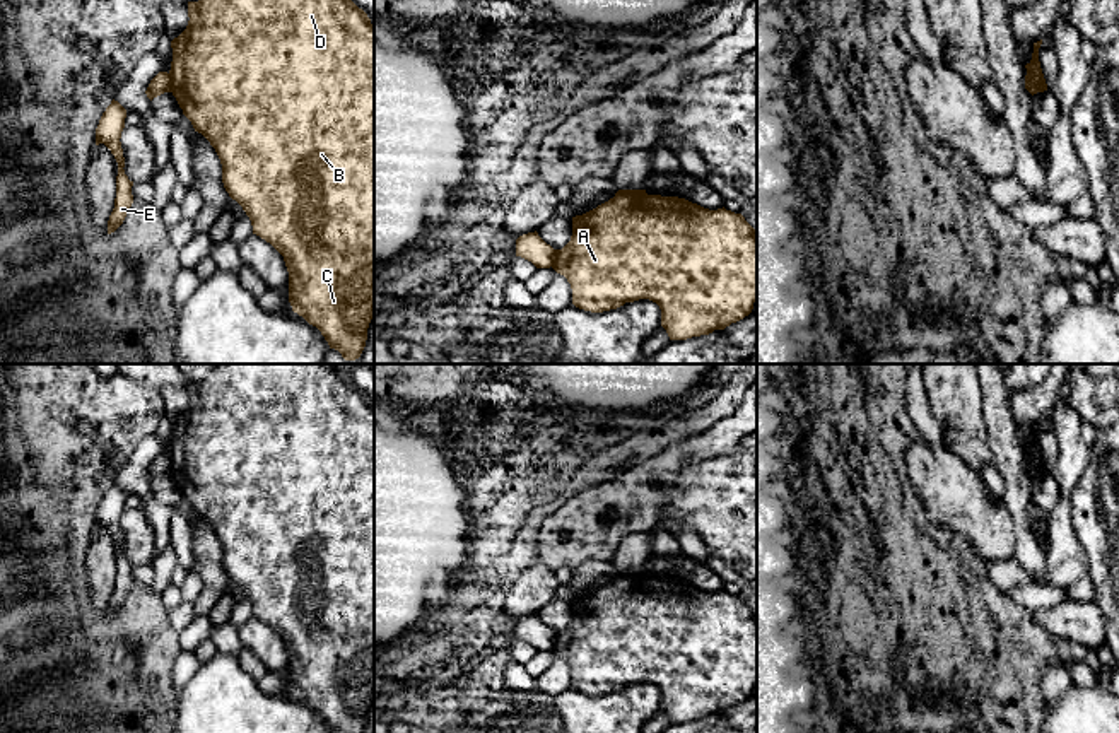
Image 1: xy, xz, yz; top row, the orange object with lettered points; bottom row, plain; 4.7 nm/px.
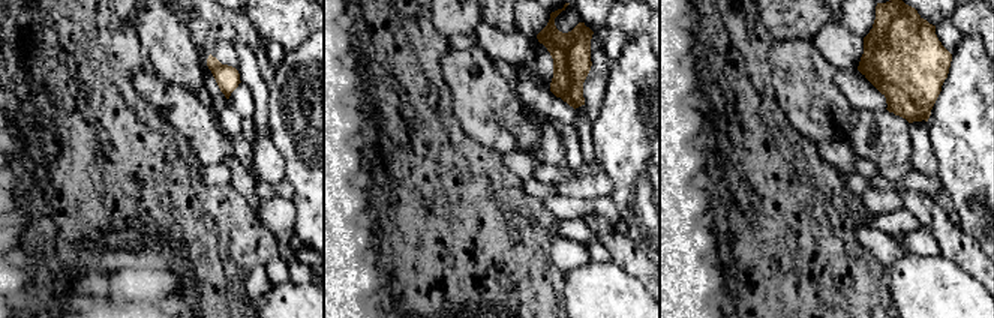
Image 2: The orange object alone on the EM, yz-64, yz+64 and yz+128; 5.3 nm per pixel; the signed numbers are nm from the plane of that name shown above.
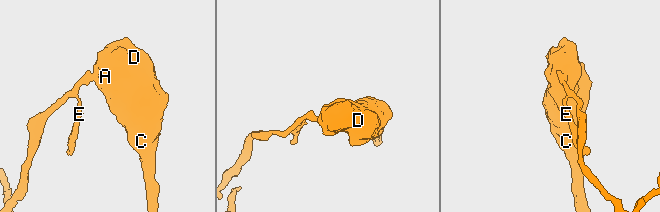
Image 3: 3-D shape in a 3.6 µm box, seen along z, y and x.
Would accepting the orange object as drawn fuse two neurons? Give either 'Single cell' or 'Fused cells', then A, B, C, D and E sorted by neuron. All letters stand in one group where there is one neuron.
Fused cells. Groups: A B C D / E

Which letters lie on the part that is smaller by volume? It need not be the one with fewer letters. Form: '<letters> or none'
A, B, C, D

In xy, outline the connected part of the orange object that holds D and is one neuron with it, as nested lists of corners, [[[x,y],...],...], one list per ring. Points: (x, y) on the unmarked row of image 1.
[[[215,364],[208,376],[198,384],[188,384],[188,408],[171,424],[171,475],[176,480],[183,497],[191,504],[195,514],[202,516],[215,531],[222,547],[222,566],[232,583],[236,583],[251,603],[253,617],[270,625],[282,639],[289,654],[289,685],[292,694],[302,699],[309,707],[316,709],[330,731],[335,733],[364,733],[367,711],[374,701],[374,408],[367,396],[359,391],[337,369],[323,364]]]

